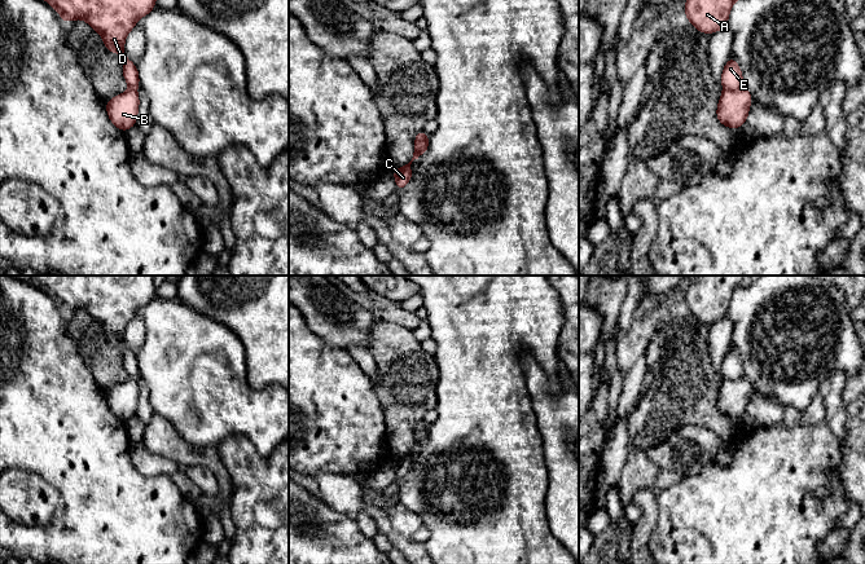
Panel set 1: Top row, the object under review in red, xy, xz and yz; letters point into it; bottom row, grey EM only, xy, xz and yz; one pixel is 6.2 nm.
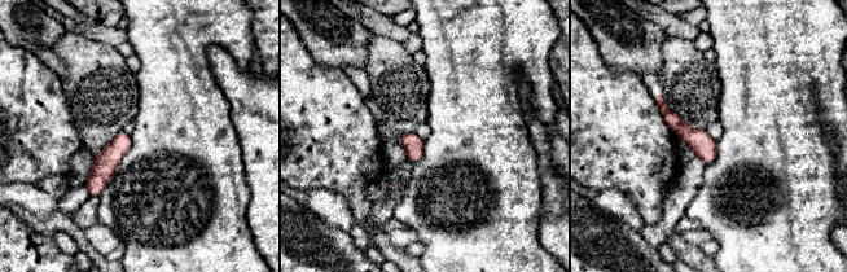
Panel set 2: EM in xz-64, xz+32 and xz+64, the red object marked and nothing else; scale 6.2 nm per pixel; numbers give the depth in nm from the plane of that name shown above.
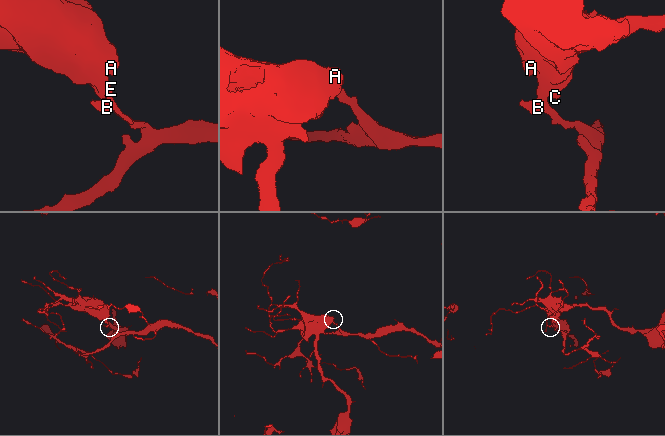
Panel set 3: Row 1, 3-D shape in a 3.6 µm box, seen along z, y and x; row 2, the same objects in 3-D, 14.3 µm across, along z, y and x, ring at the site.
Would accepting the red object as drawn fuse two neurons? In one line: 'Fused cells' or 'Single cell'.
Fused cells

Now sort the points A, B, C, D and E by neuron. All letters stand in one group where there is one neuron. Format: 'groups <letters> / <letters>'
groups A C D E / B

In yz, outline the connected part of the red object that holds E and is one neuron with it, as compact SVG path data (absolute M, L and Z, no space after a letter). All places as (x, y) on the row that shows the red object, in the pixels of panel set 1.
M732 56L729 57L726 65L724 66L723 74L721 74L721 84L724 89L741 89L743 88L743 76L741 72L741 69Z

